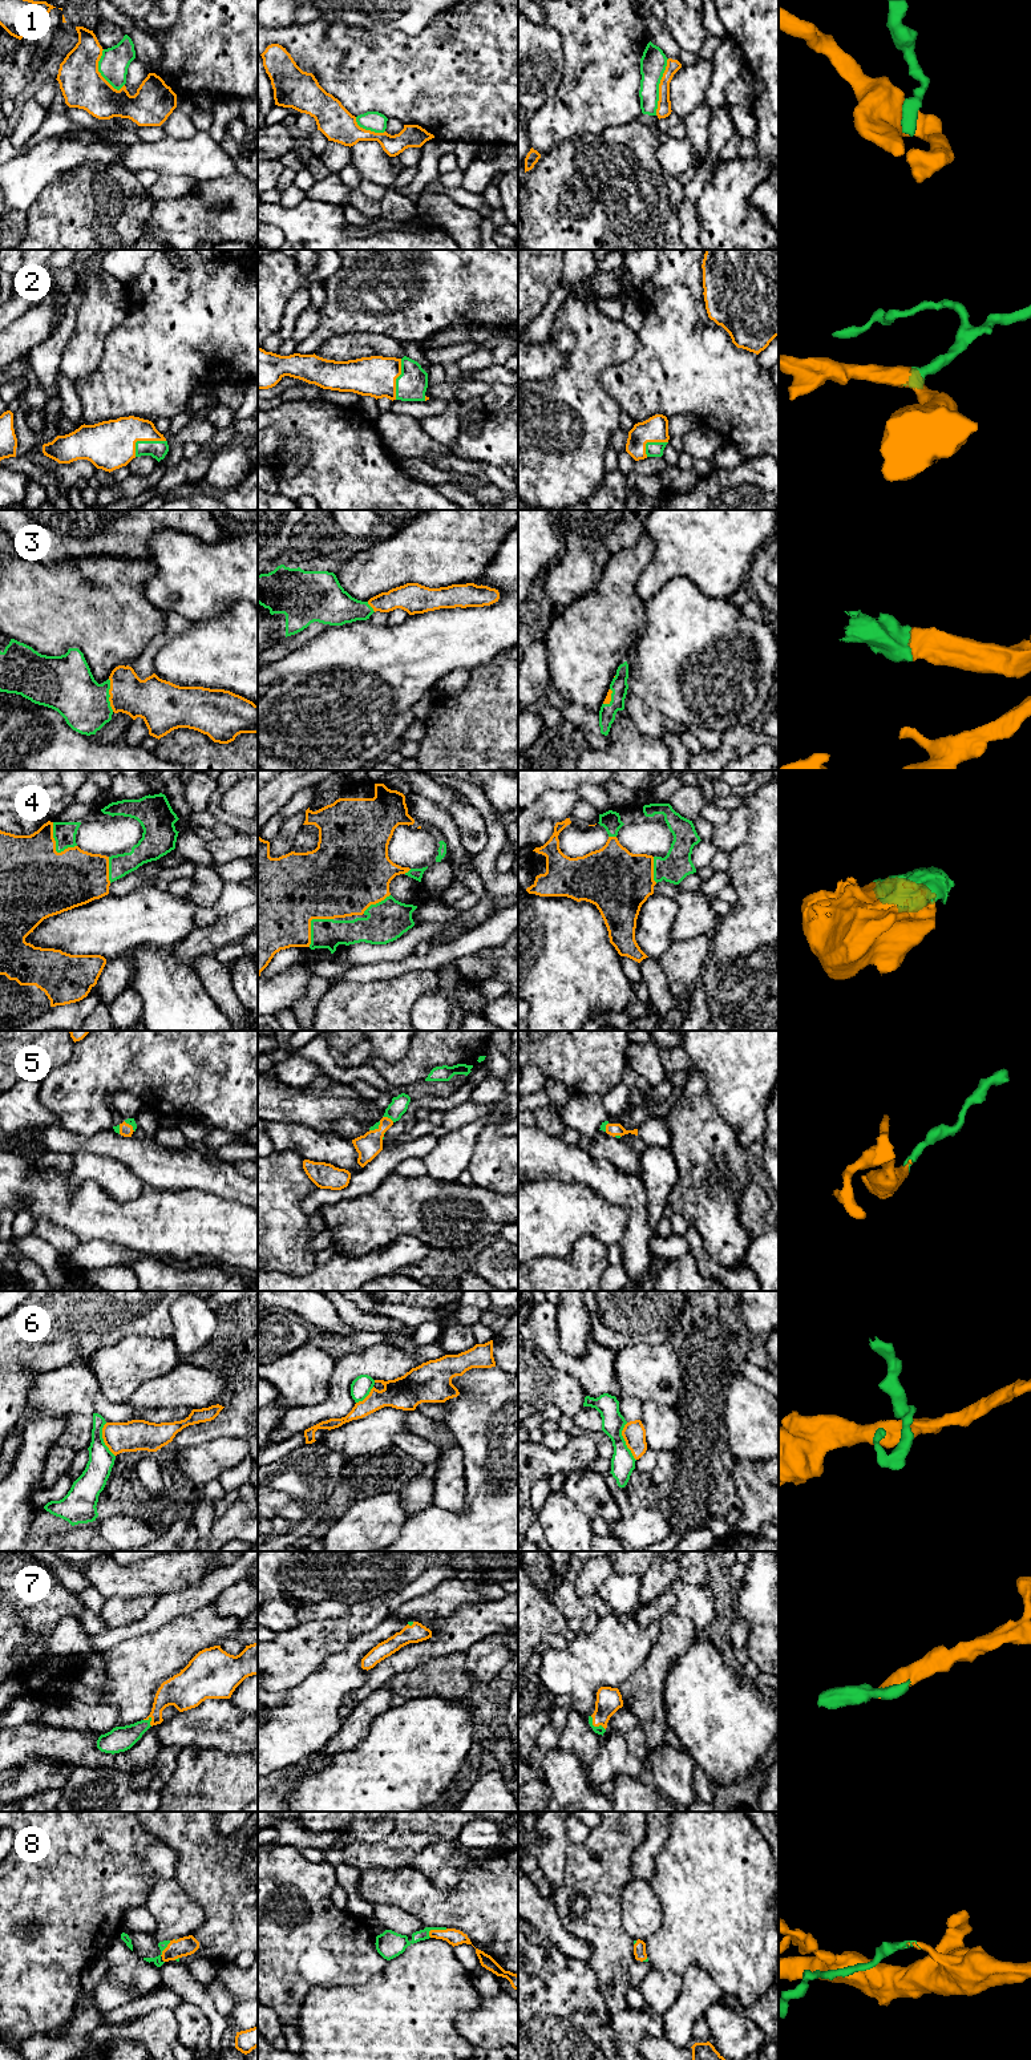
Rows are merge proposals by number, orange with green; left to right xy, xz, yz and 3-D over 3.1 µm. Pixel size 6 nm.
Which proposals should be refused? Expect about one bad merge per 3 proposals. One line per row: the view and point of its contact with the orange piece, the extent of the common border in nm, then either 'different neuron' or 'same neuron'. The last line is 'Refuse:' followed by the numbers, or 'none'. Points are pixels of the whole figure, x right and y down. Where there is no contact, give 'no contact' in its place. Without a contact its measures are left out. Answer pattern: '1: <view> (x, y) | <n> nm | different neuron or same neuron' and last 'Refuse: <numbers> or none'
1: yz (659, 86) | 360 nm | different neuron
2: xy (144, 440) | 220 nm | same neuron
3: xy (109, 693) | 200 nm | same neuron
4: xy (55, 846) | 220 nm | same neuron
5: xz (387, 1117) | 80 nm | same neuron
6: yz (625, 1440) | 240 nm | different neuron
7: yz (595, 1725) | 130 nm | same neuron
8: xz (436, 1930) | 130 nm | same neuron
Refuse: 1, 6

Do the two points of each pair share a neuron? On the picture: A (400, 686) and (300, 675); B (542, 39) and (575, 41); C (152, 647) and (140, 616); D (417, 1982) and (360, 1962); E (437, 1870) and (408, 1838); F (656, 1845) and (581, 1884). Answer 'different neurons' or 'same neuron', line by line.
A: same neuron
B: different neurons
C: different neurons
D: different neurons
E: different neurons
F: different neurons

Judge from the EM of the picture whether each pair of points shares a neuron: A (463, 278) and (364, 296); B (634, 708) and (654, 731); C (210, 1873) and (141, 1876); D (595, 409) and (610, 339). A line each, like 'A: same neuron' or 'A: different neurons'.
A: same neuron
B: same neuron
C: different neurons
D: same neuron

